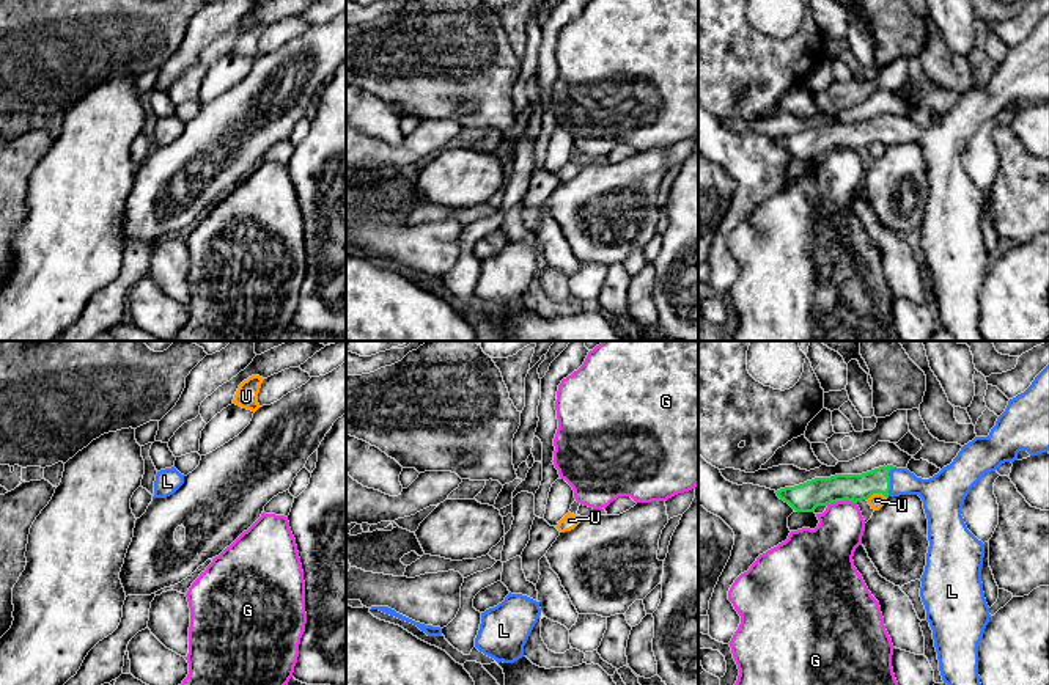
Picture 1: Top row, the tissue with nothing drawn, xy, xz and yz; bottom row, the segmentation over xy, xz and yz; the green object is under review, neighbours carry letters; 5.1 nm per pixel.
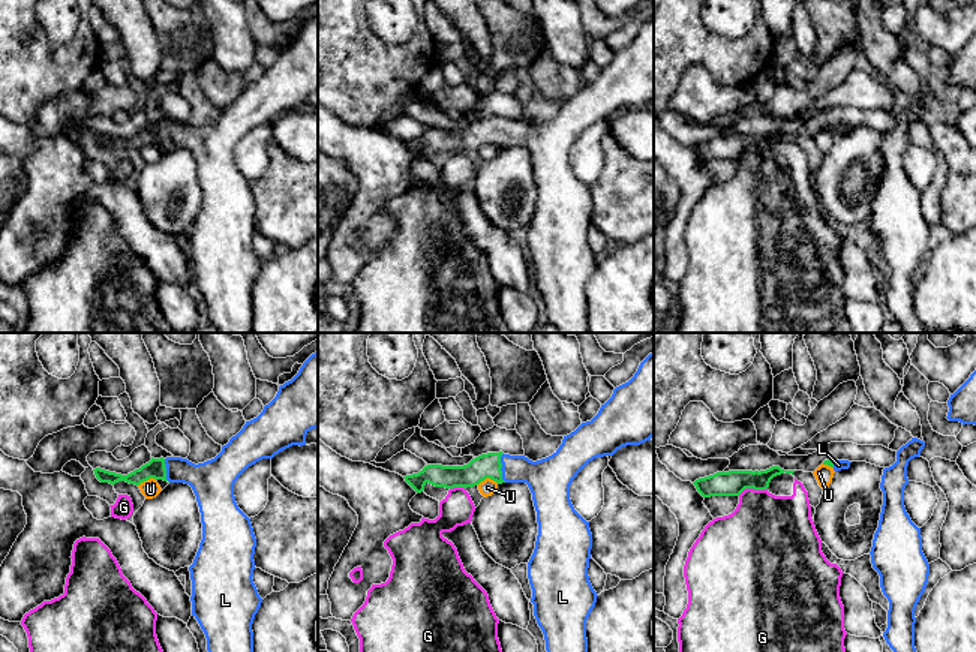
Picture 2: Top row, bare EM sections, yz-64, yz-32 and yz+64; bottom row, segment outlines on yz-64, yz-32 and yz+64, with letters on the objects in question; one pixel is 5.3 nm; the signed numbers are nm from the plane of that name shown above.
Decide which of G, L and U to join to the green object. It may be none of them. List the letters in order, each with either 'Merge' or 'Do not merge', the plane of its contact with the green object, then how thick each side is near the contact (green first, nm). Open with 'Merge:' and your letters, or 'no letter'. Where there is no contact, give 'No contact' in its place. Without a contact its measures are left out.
Merge: no letter
G: Do not merge. Touches green in yz. Thickness 150 nm (green) against 240 nm
L: Do not merge. Touches green in yz. Thickness 140 nm (green) against 160 nm
U: Do not merge. Touches green in yz. Thickness 140 nm (green) against 80 nm

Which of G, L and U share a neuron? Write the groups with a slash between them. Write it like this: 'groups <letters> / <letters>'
groups G / L / U

